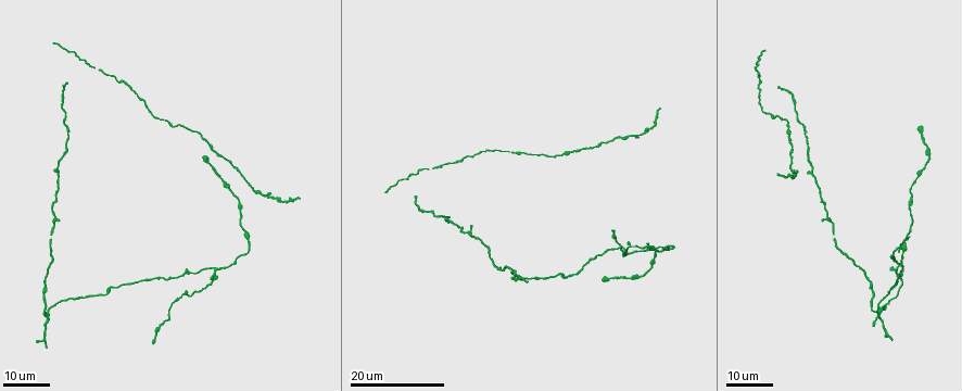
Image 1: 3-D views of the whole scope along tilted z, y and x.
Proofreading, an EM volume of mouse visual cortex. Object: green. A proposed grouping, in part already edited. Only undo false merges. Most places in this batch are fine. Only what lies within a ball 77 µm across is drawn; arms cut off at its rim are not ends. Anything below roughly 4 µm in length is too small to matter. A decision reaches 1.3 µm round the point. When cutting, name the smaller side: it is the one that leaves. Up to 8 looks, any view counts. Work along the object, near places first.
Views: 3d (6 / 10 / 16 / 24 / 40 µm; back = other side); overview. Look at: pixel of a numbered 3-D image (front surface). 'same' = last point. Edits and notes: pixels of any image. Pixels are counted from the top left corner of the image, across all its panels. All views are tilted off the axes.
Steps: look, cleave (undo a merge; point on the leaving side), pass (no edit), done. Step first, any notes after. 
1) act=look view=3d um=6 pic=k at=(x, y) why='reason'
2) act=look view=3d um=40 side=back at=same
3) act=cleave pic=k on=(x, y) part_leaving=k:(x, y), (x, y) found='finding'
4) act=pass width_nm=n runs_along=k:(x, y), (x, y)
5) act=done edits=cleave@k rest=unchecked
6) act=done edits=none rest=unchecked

act=look view=3d um=16 pic=1 at=(213, 153) why='calibre changes'

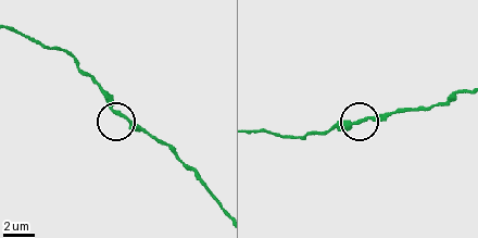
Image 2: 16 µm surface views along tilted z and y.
act=look view=3d um=10 pic=2 at=(122, 115)

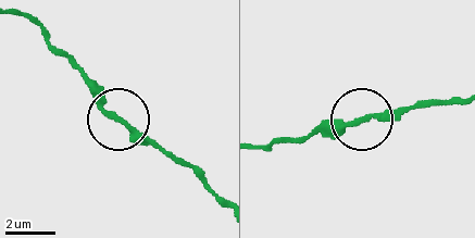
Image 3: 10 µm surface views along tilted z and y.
act=pass width_nm=220 runs_along=3:(262, 147), (366, 116), (425, 108) found='continuous, no second neuron'

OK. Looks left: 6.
act=look view=3d um=16 pic=1 at=(828, 215) why='thick turns thin'

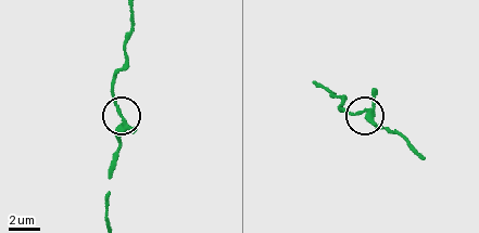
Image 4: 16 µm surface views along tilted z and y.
act=look view=3d um=6 pic=4 at=(123, 120)

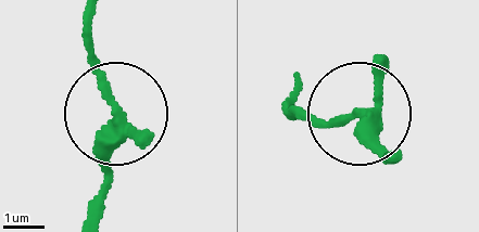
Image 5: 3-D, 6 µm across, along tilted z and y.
act=pass width_nm=250 runs_along=5:(383, 149), (352, 114), (284, 114) found='continuous, no second neuron'

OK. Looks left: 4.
act=look view=3d um=16 pic=1 at=(905, 241) why='three arms meet'

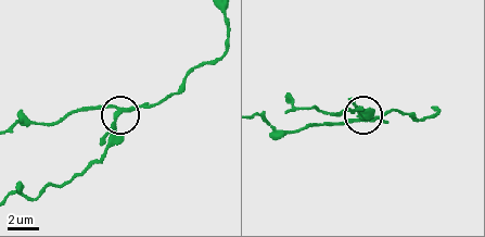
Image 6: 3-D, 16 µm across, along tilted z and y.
act=look view=3d um=6 pic=6 at=(118, 115) why='closer look'

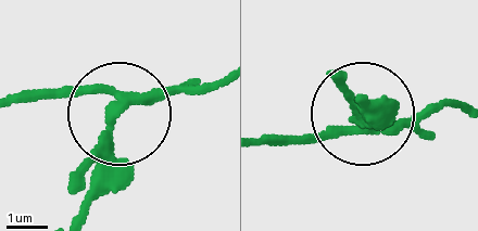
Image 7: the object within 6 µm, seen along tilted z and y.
act=cleave pic=7 on=(102, 131) part_leaving=7:(149, 100), (116, 119), (110, 181), (84, 210) found='a second neuron is stuck on'

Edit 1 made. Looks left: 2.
act=look view=3d um=24 pic=1 at=(81, 58) why='narrows sharply'

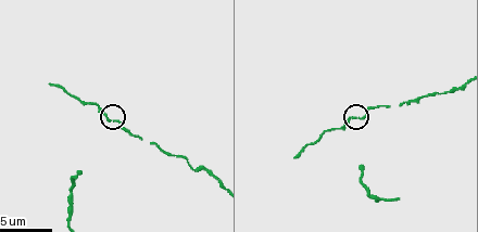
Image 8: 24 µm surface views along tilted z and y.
act=look view=3d um=6 pic=8 at=(109, 117) why='closer look'

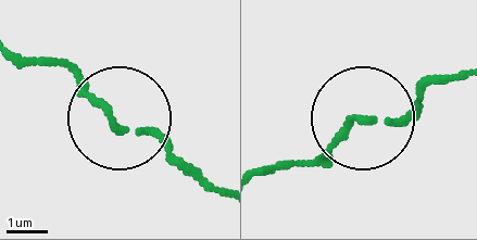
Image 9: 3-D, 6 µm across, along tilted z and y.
act=pass found='all the same neuron'

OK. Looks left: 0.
act=done edits=cleave@7 rest=unchecked

